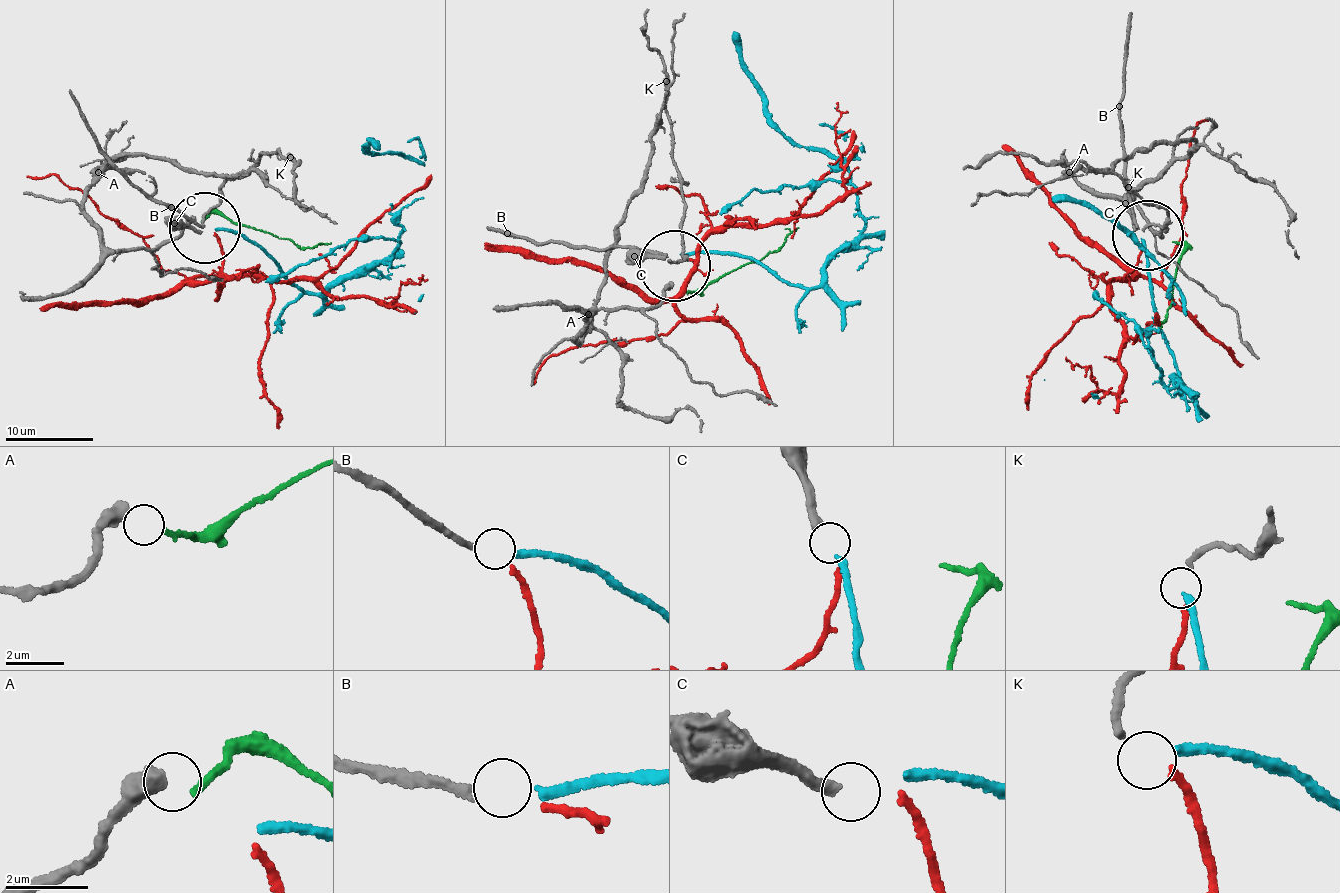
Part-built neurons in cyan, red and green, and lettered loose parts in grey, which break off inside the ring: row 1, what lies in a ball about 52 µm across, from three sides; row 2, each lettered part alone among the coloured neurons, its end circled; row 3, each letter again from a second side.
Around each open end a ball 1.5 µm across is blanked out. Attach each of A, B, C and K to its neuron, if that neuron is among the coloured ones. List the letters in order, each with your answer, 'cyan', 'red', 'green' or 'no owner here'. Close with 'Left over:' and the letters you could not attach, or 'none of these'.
A: green
B: cyan
C: no owner here
K: red
Left over: C

